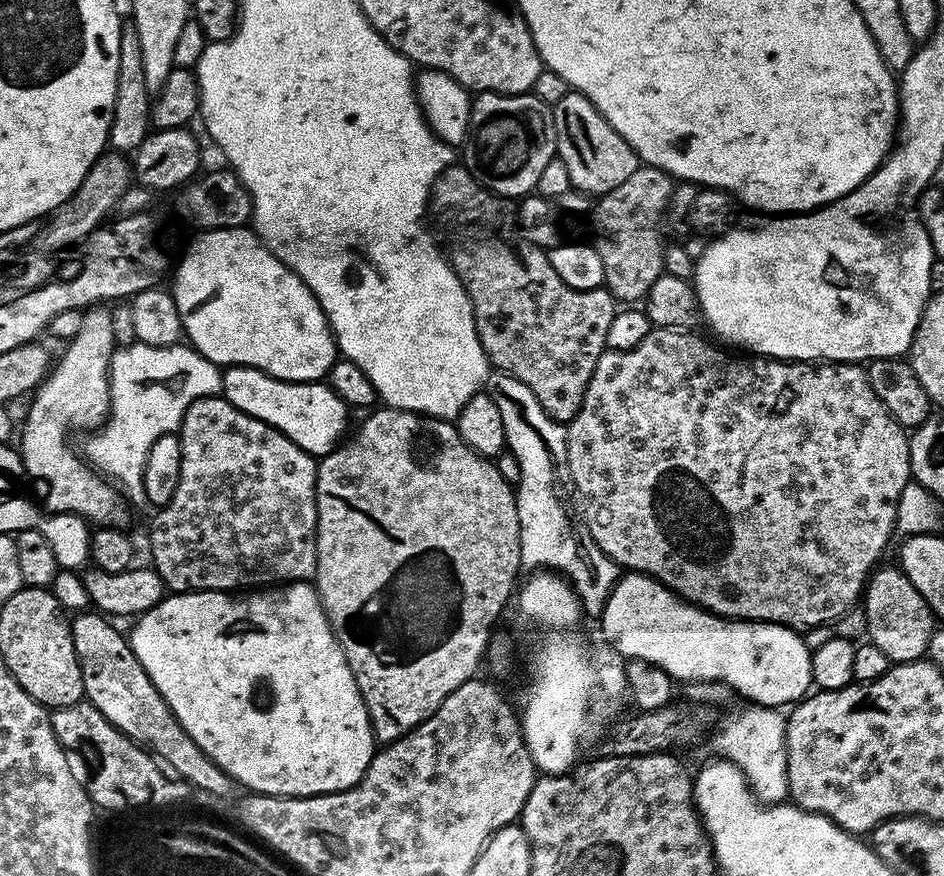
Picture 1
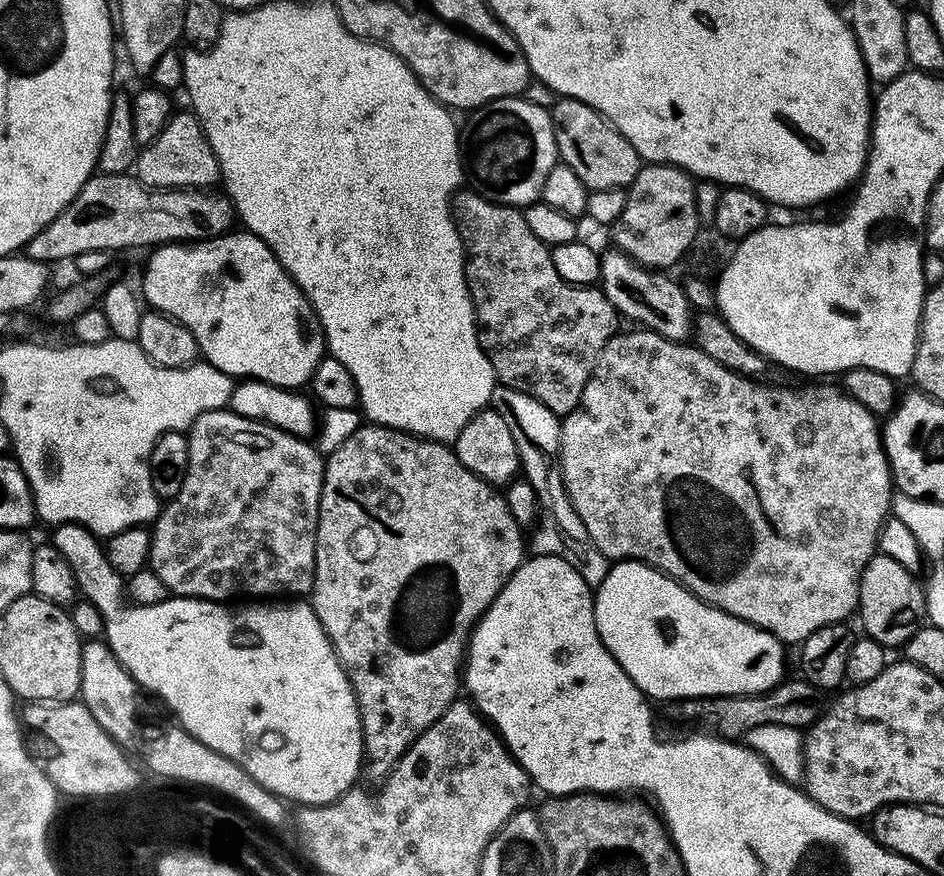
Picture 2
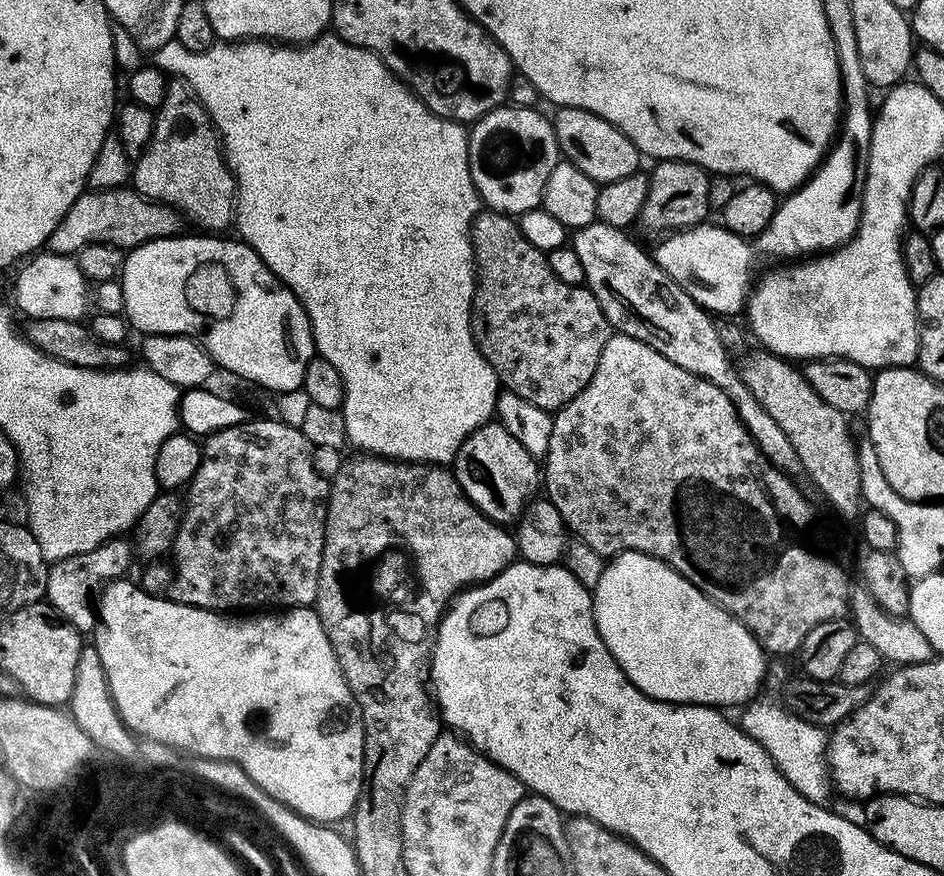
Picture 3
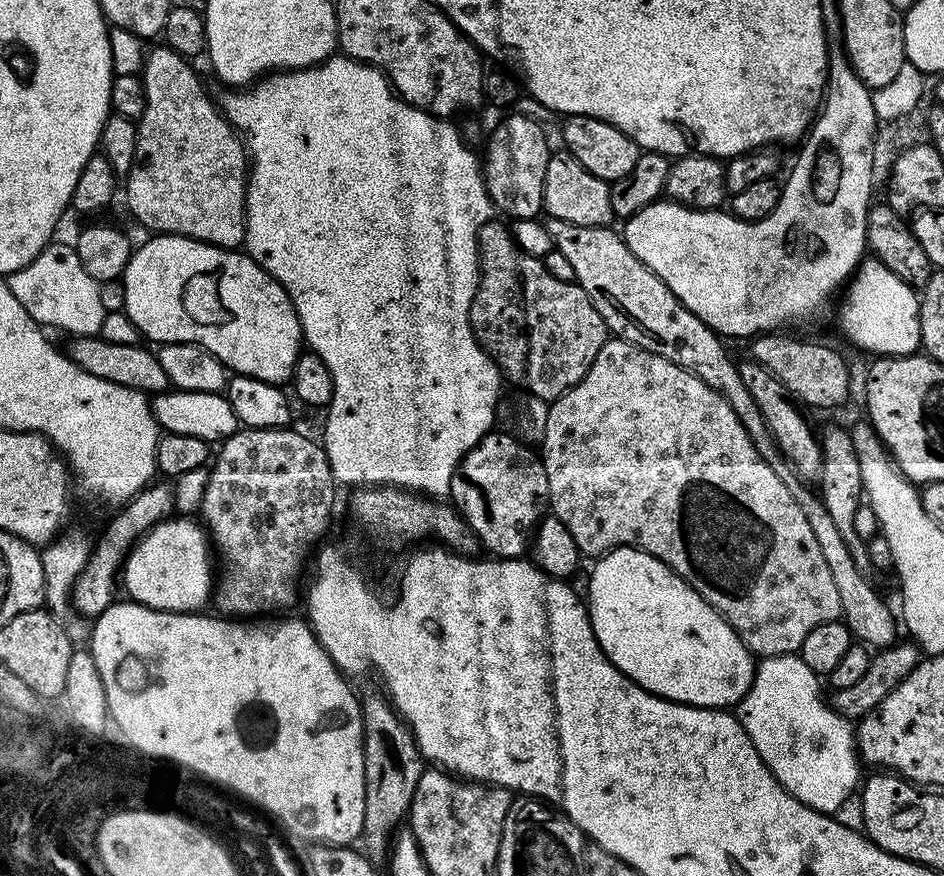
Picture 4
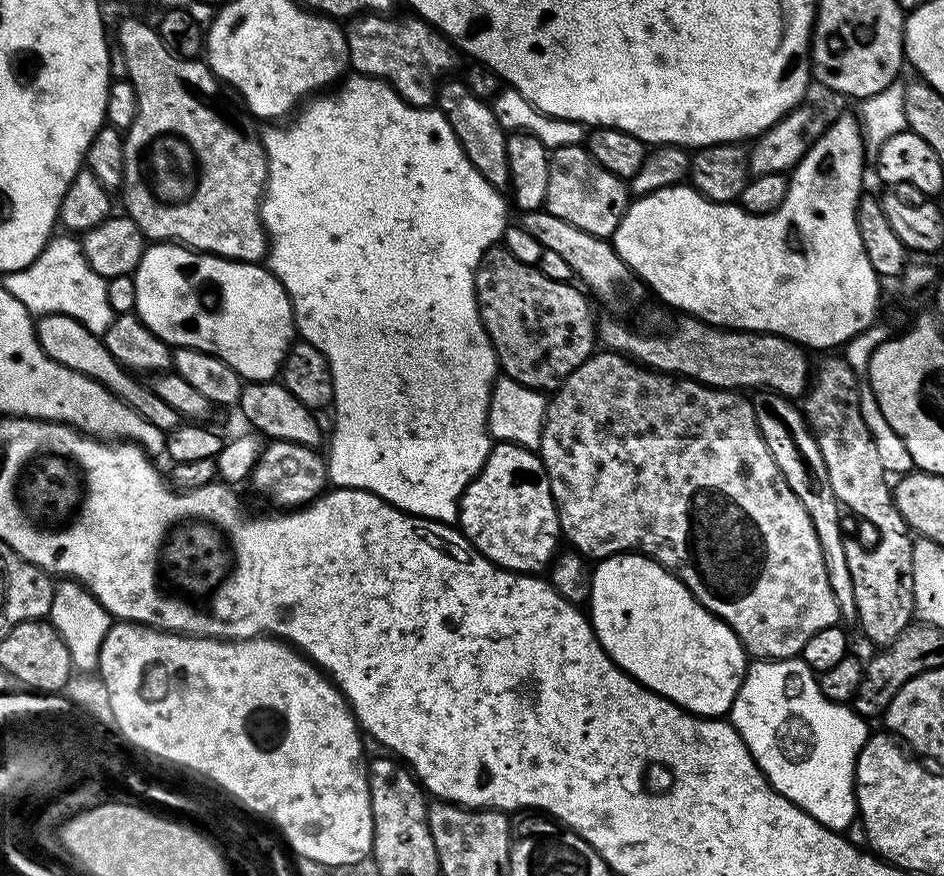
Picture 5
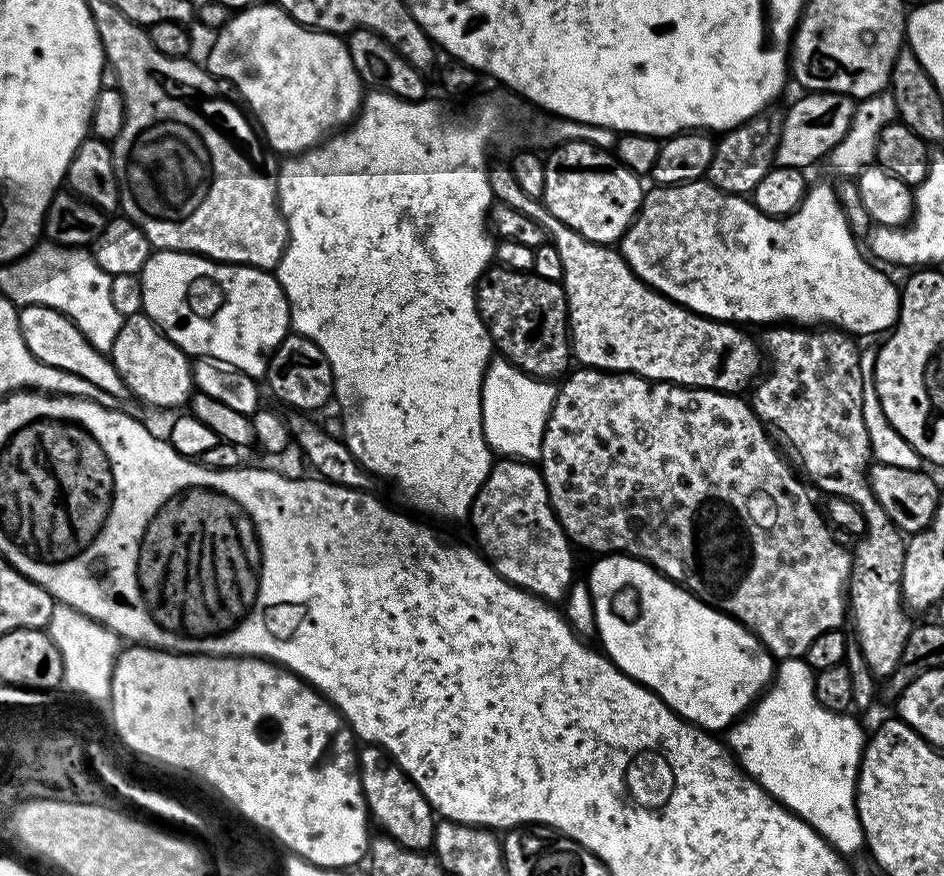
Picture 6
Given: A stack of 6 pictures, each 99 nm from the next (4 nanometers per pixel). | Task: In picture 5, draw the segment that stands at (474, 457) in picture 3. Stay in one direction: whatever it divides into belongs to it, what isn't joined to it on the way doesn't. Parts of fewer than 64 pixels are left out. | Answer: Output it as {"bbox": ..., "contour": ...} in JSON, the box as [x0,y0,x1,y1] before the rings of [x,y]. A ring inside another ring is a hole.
{"bbox":[458,443,562,574],"contour":[[[493,443],[486,462],[466,486],[458,505],[458,528],[486,559],[508,572],[540,574],[551,565],[562,533],[556,503],[539,455],[531,448]]]}

